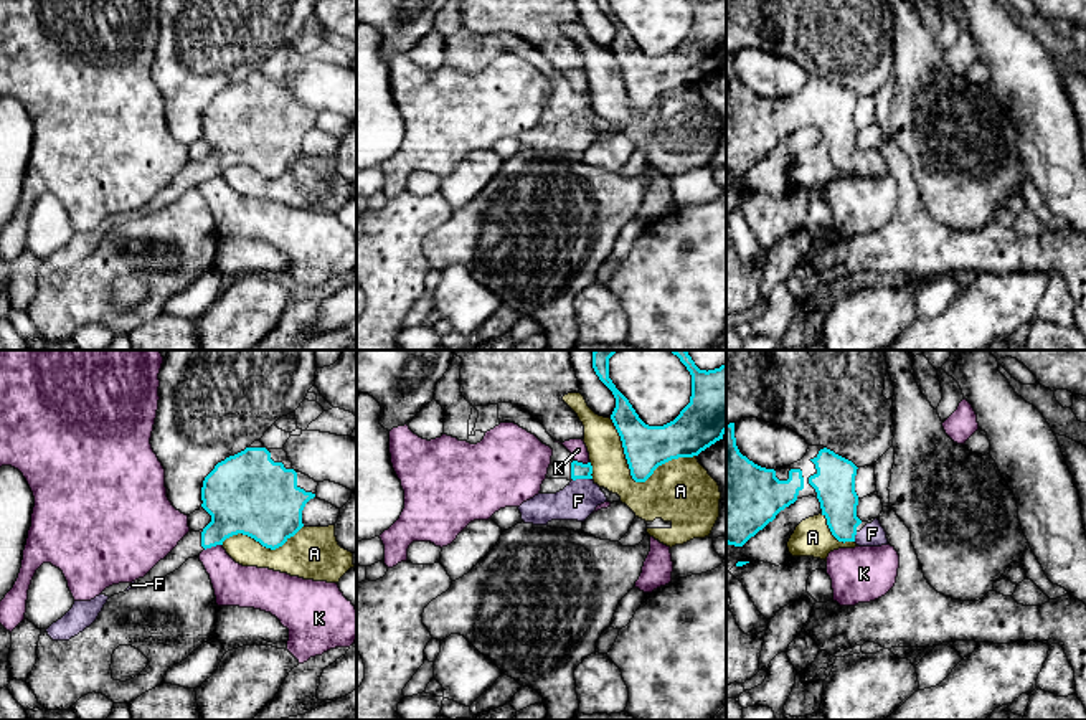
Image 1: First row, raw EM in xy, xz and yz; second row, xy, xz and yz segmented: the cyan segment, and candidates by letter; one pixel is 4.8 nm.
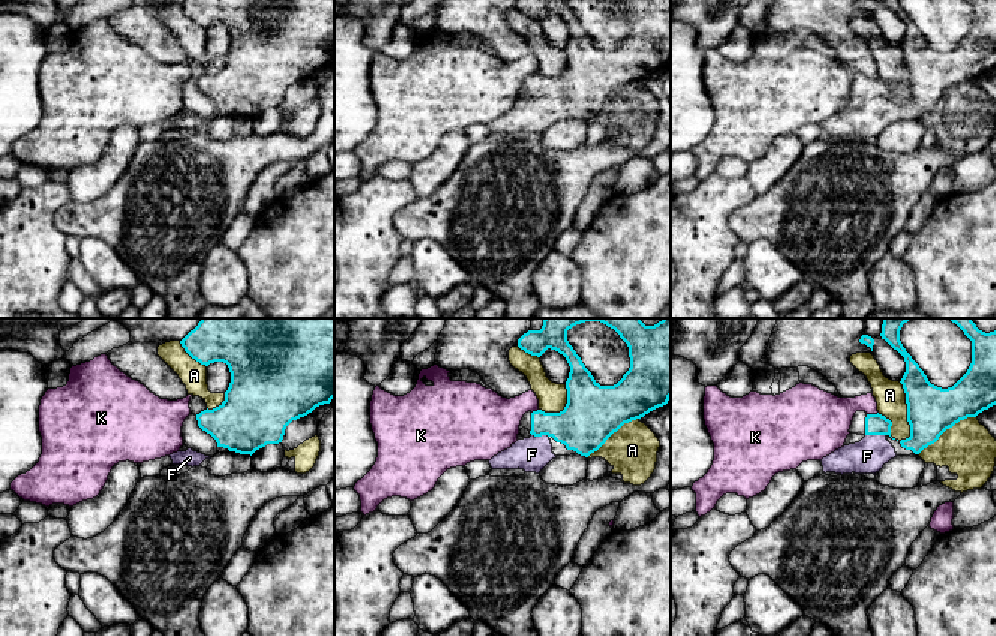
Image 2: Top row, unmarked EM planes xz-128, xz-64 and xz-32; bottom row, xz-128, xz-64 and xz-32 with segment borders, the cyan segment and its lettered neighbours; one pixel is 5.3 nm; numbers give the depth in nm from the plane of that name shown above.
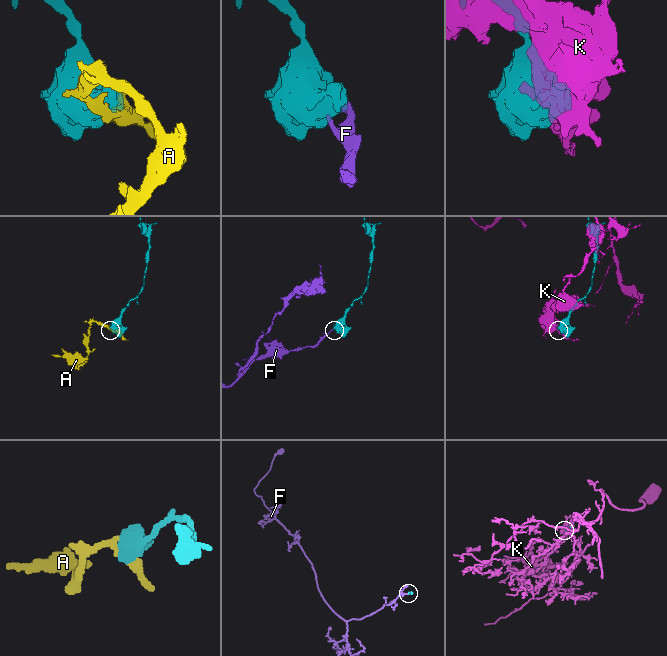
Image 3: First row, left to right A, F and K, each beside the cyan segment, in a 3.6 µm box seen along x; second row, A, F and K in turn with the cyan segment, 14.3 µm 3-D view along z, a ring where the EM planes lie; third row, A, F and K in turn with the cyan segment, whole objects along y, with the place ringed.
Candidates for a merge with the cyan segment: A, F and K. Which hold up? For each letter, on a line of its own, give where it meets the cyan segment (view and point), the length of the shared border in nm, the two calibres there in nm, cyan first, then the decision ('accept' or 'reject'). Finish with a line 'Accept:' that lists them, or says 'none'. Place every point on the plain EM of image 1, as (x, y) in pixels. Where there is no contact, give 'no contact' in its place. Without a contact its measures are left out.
A: xz (634, 109) | 460 nm | 220/320 nm | reject
F: xz (581, 108) | 100 nm | 80/180 nm | accept
K: xy (213, 175) | 90 nm | 300/200 nm | reject
Accept: F

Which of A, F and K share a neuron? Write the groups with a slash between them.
A / F / K

